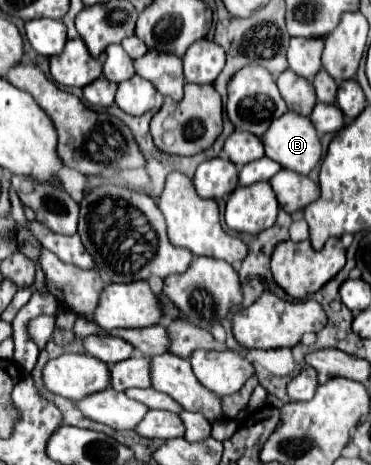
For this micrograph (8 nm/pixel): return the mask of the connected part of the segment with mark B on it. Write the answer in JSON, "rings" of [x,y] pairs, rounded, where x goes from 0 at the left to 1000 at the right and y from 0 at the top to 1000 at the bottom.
{"rings":[[[771,241],[712,288],[717,335],[760,361],[830,374],[863,344],[863,301],[836,254]]]}

